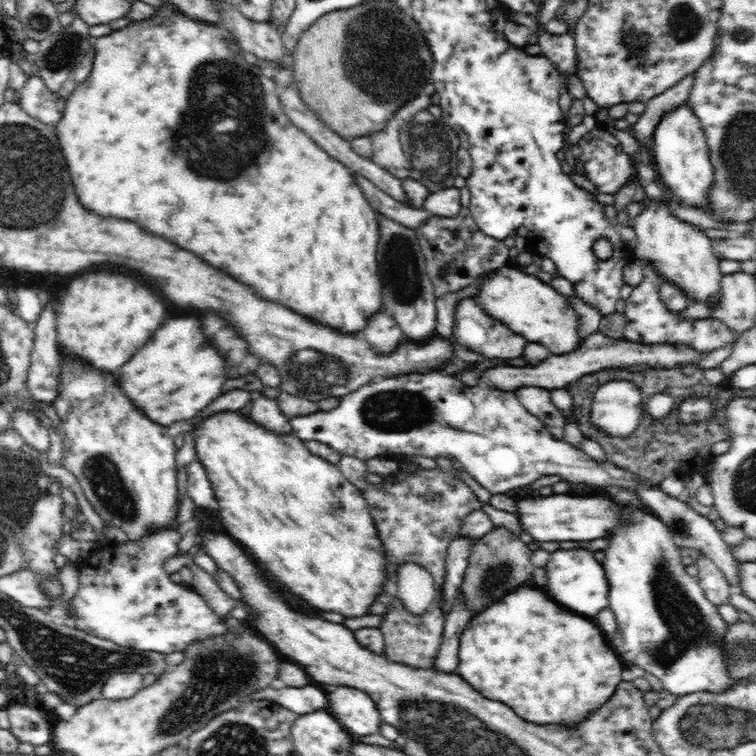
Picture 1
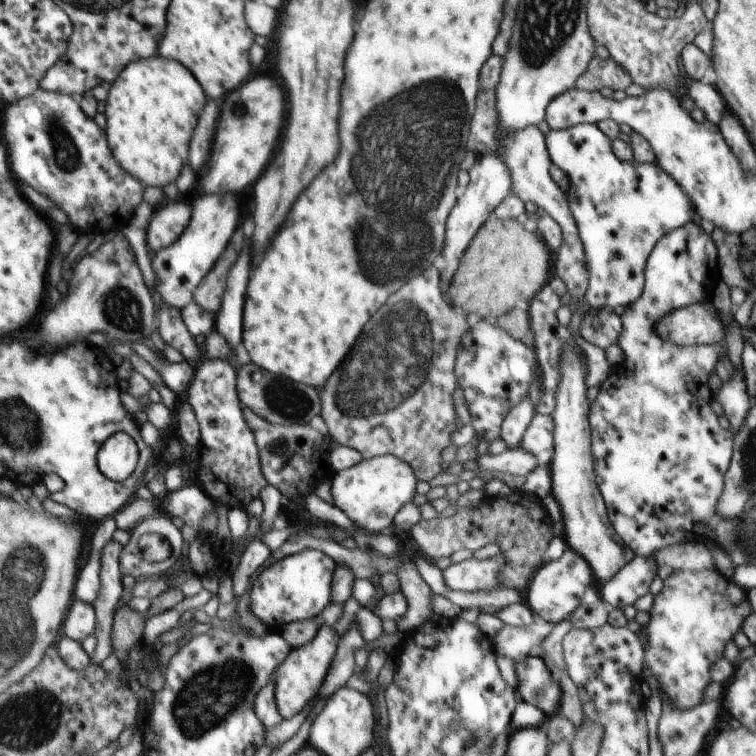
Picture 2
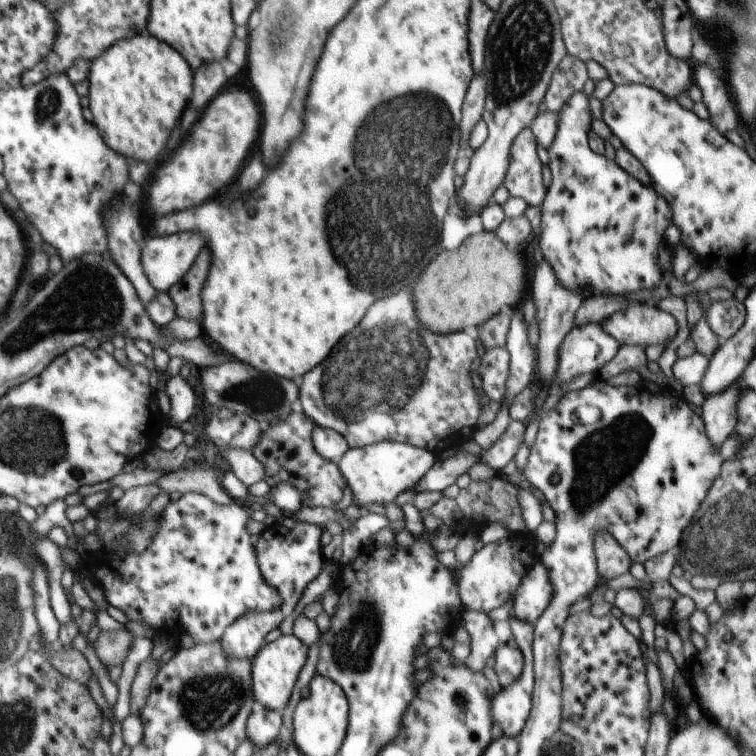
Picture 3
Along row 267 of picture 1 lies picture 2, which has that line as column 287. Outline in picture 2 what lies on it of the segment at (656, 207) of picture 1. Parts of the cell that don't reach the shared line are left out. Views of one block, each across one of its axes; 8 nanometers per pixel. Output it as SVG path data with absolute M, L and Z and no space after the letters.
M326 623L318 630L318 634L312 642L308 642L306 646L300 646L300 648L292 648L286 656L286 660L275 670L273 677L275 698L278 712L282 718L289 719L296 716L308 704L309 700L319 694L319 690L324 684L324 678L332 666L340 639L336 630L330 628Z

